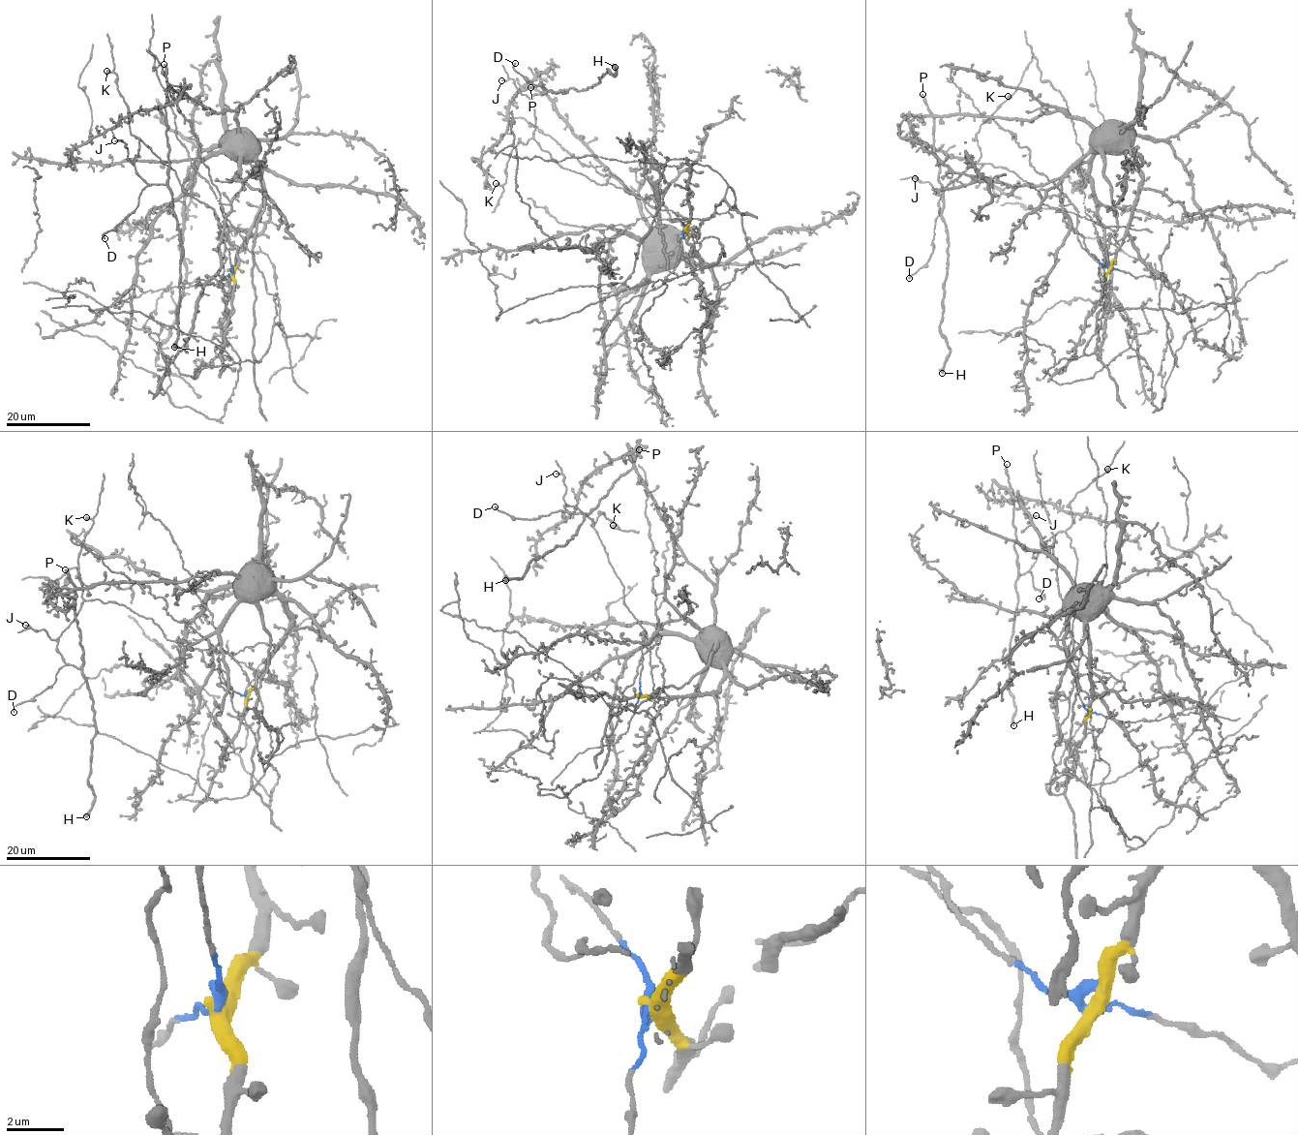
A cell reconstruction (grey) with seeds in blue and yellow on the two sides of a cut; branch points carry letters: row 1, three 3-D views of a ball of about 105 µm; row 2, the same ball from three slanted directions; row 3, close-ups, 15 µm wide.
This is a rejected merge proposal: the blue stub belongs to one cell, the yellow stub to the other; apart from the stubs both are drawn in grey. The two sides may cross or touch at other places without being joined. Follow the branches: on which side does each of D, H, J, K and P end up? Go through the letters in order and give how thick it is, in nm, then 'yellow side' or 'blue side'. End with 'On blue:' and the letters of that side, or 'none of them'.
D: 200 nm | blue side
H: 550 nm | blue side
J: 200 nm | blue side
K: 550 nm | blue side
P: 260 nm | blue side
On blue: D, H, J, K, P

